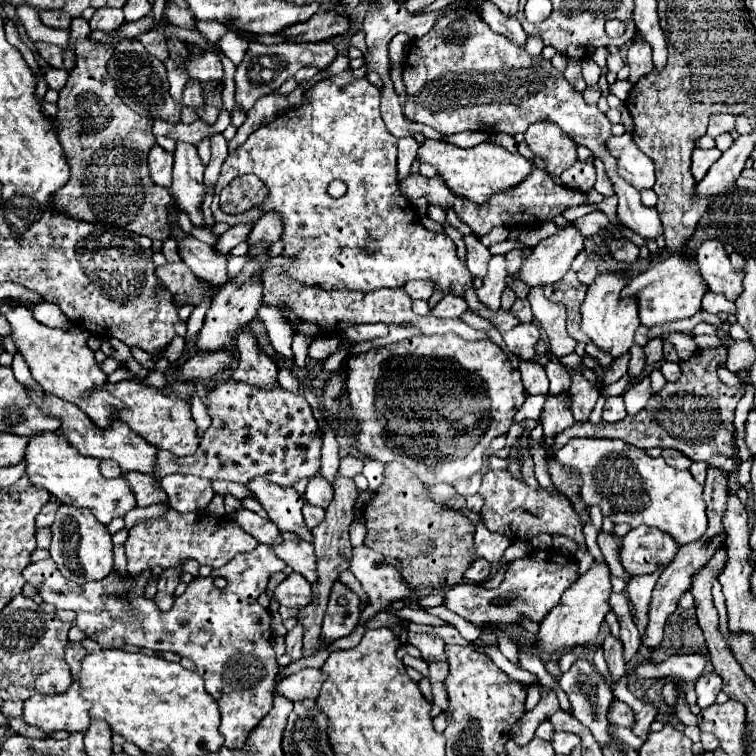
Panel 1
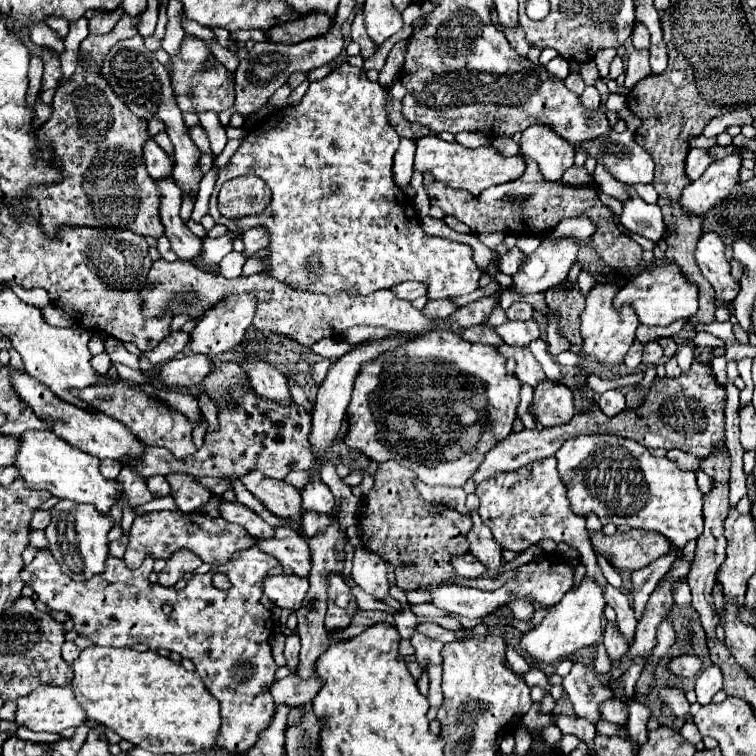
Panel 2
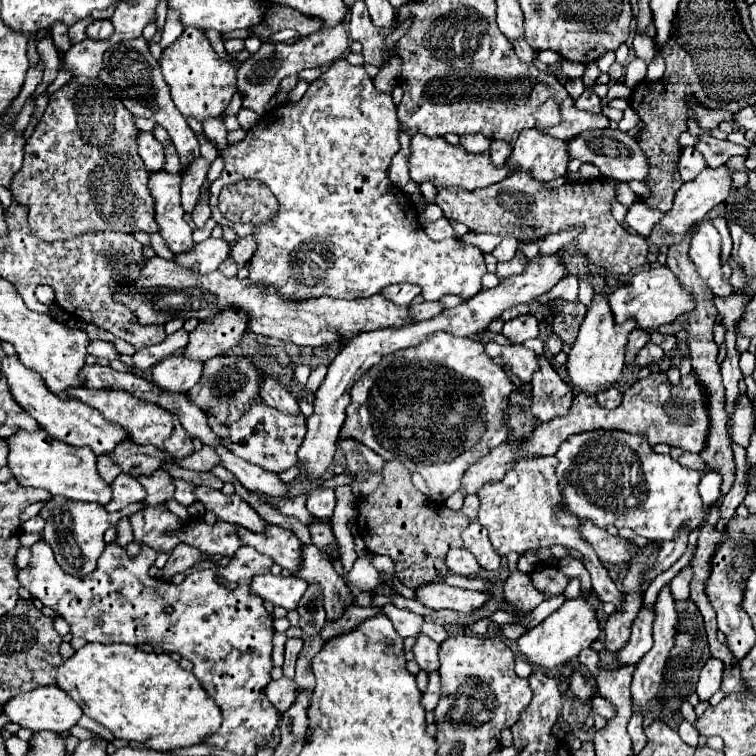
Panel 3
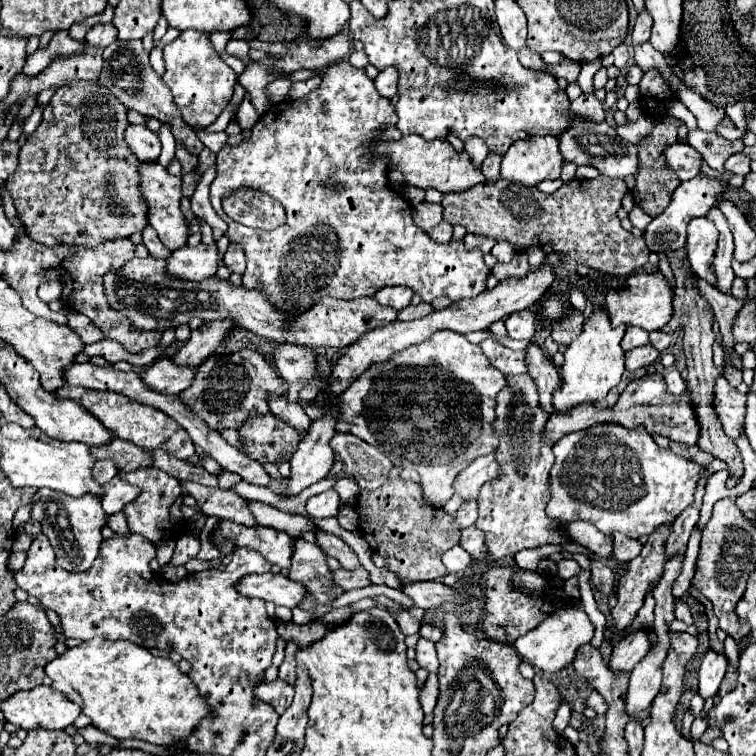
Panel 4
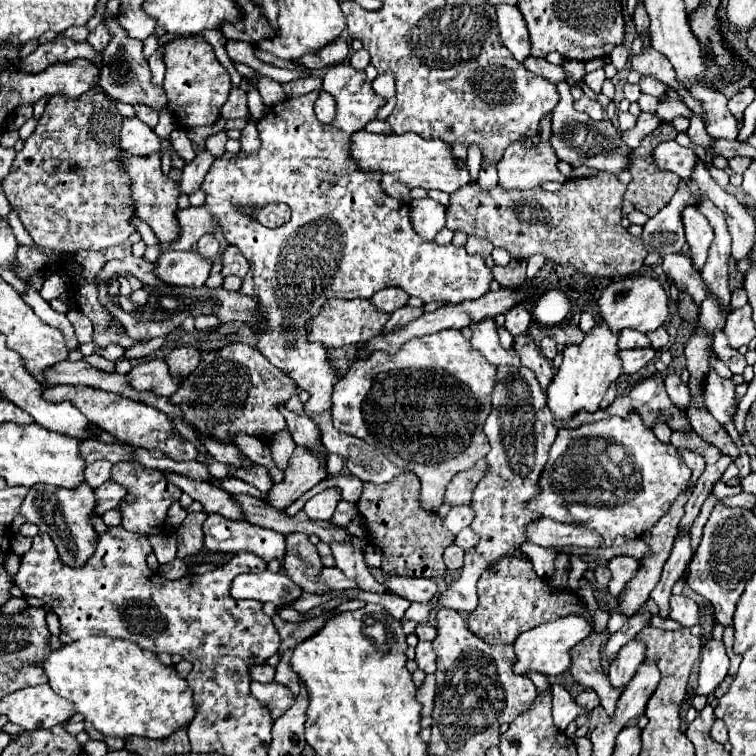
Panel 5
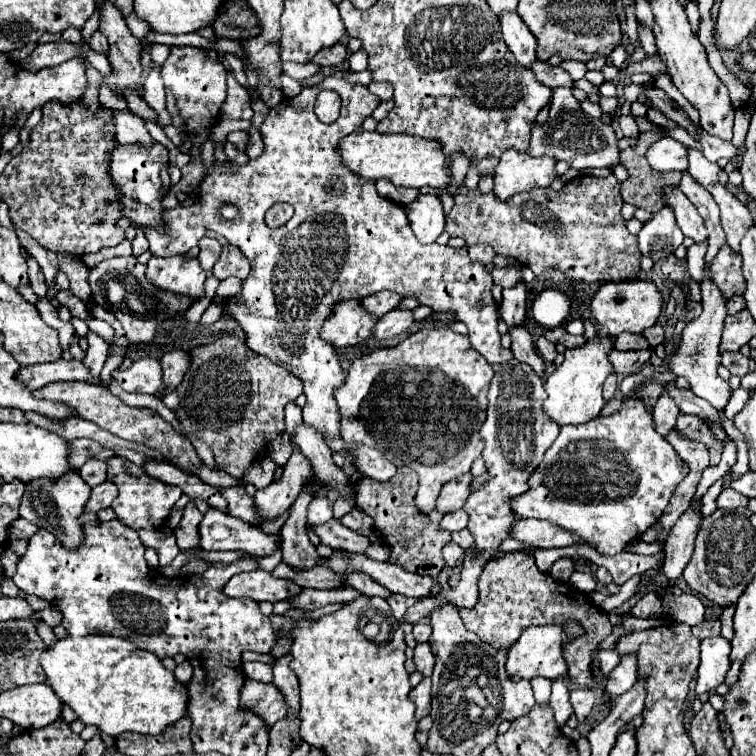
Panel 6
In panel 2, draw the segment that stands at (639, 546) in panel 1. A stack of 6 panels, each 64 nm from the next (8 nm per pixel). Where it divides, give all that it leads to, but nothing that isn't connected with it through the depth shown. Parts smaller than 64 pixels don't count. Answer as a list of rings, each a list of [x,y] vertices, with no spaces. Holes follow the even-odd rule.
[[[602,530],[590,532],[596,552],[612,562],[618,570],[638,570],[670,550],[670,542],[656,532],[628,530],[626,534],[606,536]]]

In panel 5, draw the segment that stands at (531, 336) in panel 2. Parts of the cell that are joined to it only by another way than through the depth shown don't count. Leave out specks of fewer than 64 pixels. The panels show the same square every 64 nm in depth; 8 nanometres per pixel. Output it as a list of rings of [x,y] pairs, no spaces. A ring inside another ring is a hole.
[[[524,304],[512,306],[512,310],[506,312],[504,318],[506,318],[504,326],[506,326],[506,330],[508,330],[512,336],[516,336],[516,334],[526,334],[528,328],[530,328],[530,320],[532,320],[532,316],[530,316],[530,312],[526,310]]]

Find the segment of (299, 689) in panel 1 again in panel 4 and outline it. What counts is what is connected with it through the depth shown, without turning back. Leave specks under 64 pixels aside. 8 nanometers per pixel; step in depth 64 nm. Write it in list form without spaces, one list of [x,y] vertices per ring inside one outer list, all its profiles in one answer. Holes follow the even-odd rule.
[[[274,680],[274,682],[266,682],[266,684],[258,684],[254,688],[254,696],[266,704],[270,704],[276,714],[284,714],[288,710],[288,706],[292,704],[292,696],[294,696],[294,688],[288,686],[282,680]]]

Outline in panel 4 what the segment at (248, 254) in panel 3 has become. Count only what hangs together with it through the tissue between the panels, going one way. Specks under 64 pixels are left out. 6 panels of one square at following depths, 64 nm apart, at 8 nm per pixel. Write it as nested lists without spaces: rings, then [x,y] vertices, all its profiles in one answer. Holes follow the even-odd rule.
[[[238,244],[228,246],[228,252],[224,254],[224,262],[232,272],[242,274],[246,270],[246,256],[244,256],[244,250]]]

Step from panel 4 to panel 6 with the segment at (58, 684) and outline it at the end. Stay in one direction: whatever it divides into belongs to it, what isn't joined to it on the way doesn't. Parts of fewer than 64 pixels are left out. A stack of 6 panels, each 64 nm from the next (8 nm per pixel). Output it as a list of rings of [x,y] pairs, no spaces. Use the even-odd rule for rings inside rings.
[[[88,634],[84,638],[66,636],[56,640],[54,646],[44,650],[40,664],[46,672],[48,684],[56,692],[56,696],[68,704],[78,720],[84,724],[98,726],[100,732],[116,738],[120,732],[140,732],[140,734],[160,734],[168,724],[174,724],[182,716],[186,716],[188,690],[180,684],[172,672],[162,666],[162,660],[152,652],[144,652],[130,644],[128,640],[104,636],[104,634]]]

